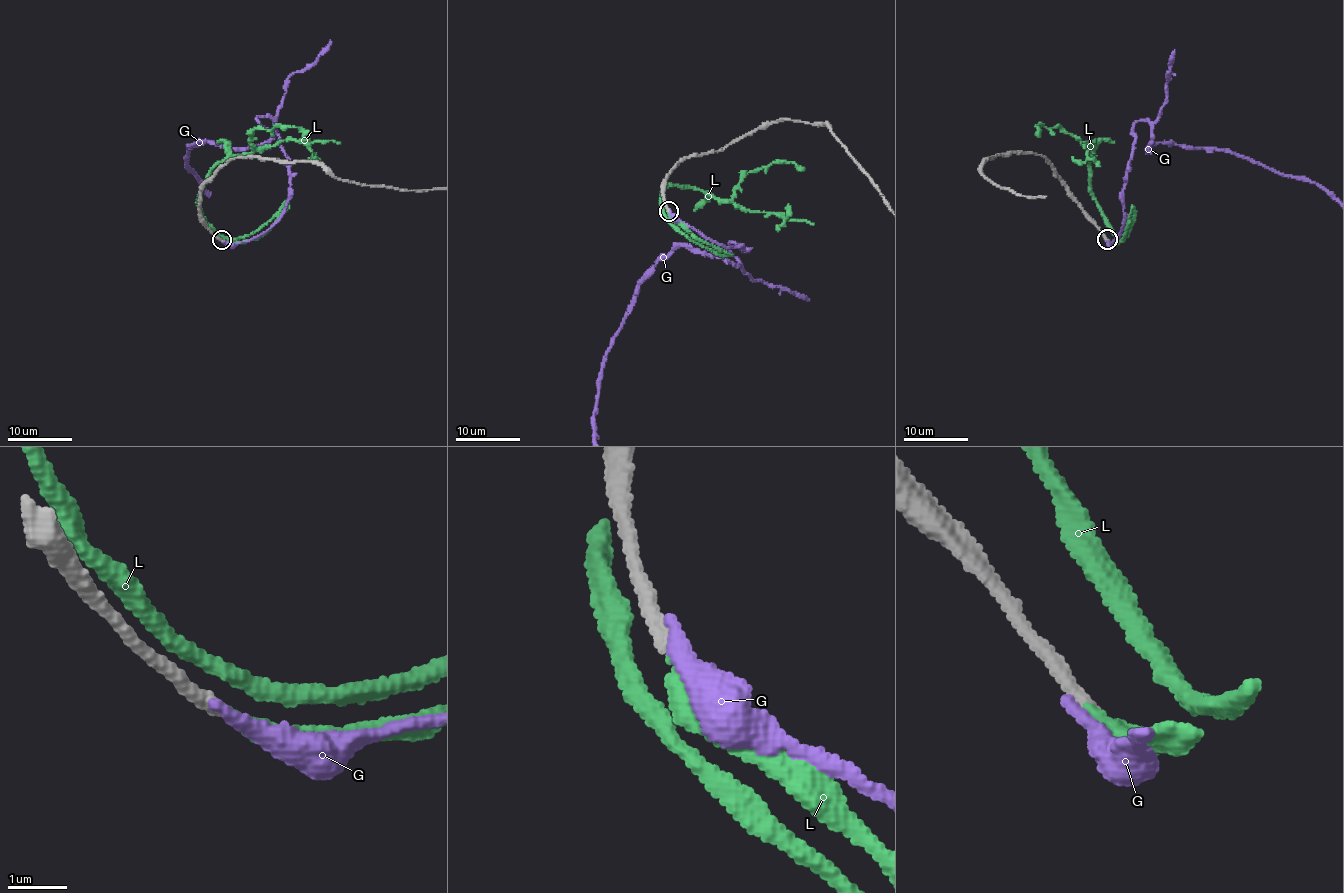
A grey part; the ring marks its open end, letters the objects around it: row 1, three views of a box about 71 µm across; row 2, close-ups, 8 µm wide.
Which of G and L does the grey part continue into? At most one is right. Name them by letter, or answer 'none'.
L

